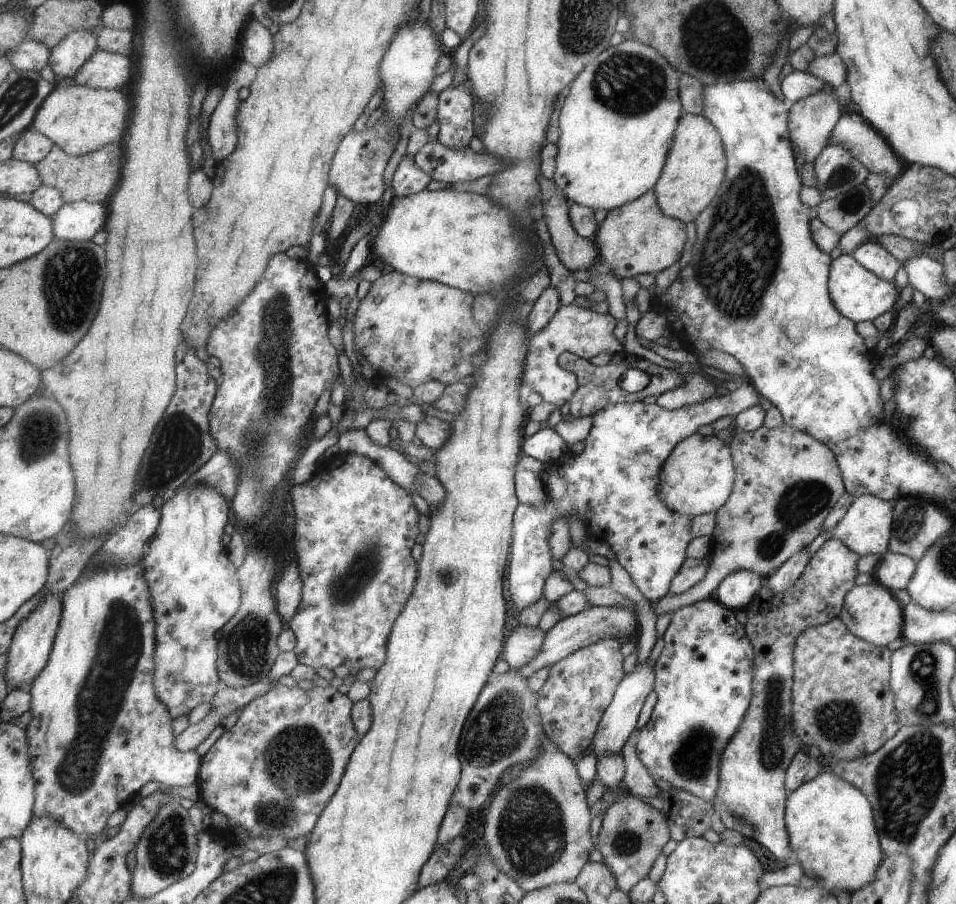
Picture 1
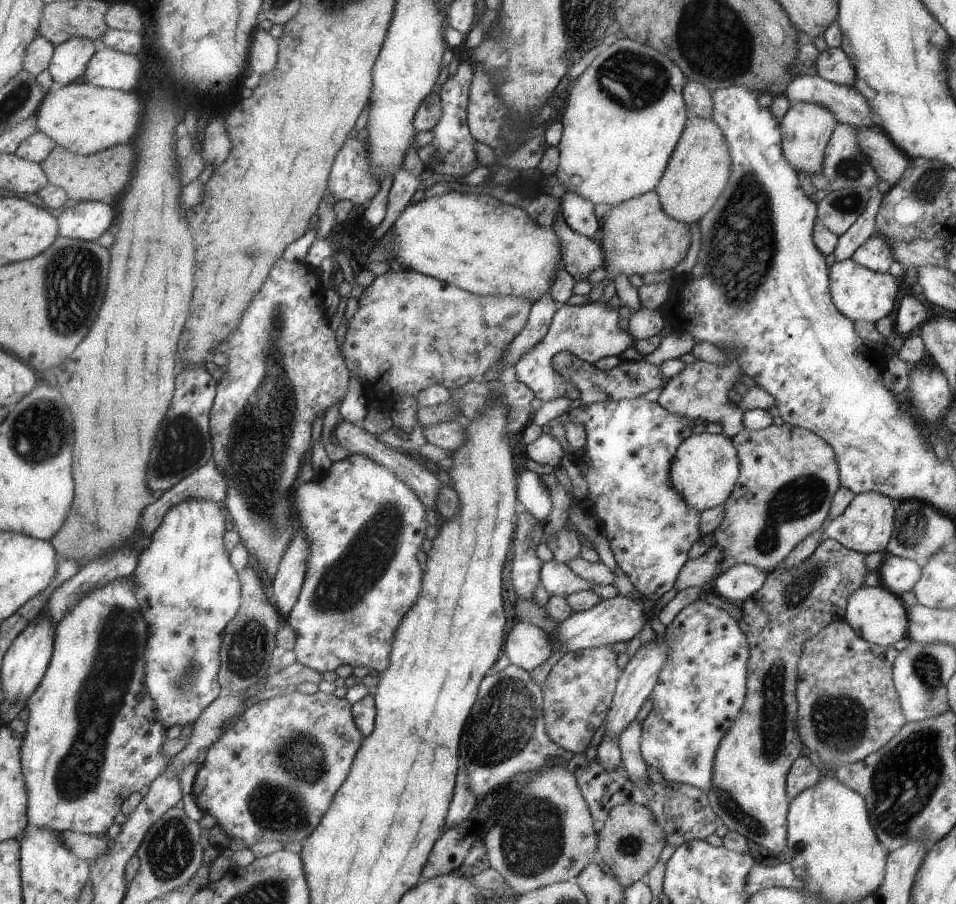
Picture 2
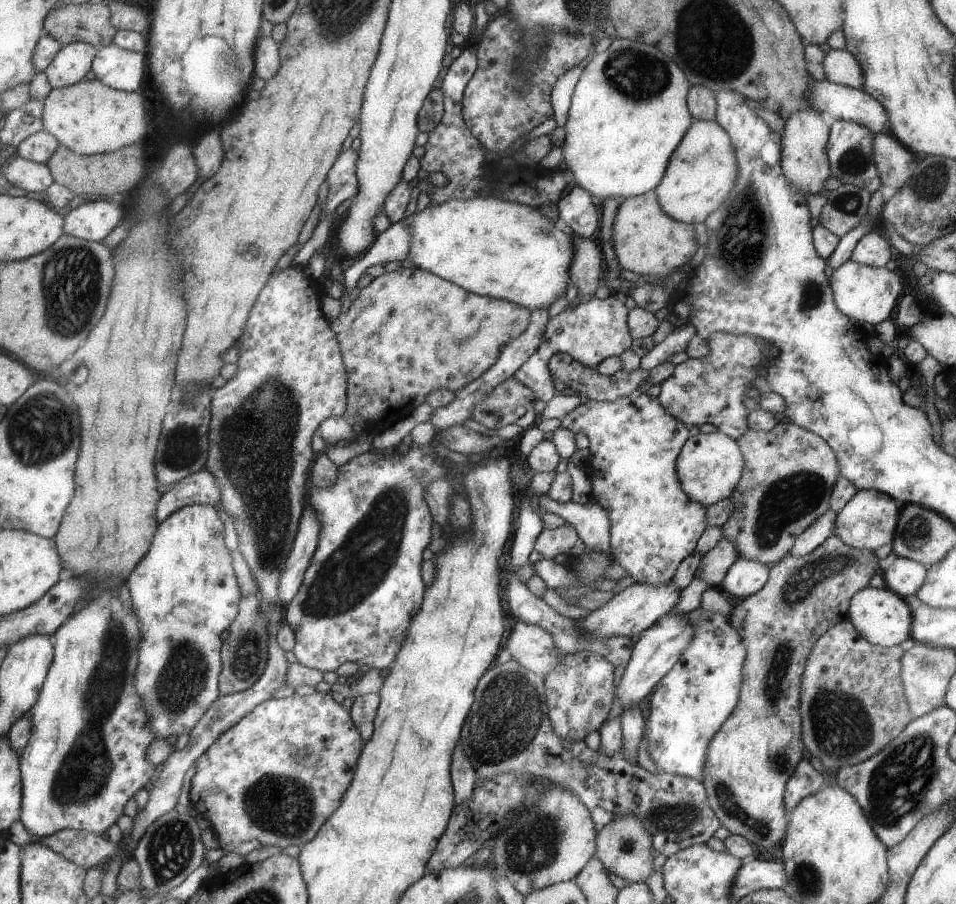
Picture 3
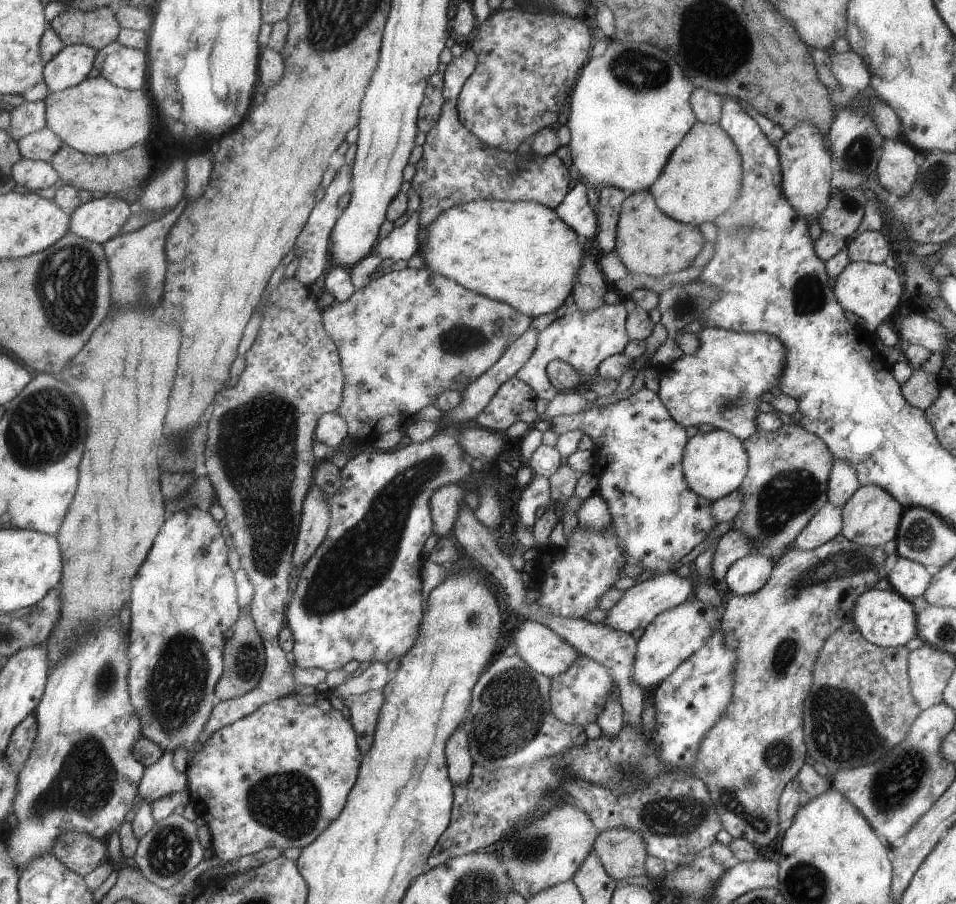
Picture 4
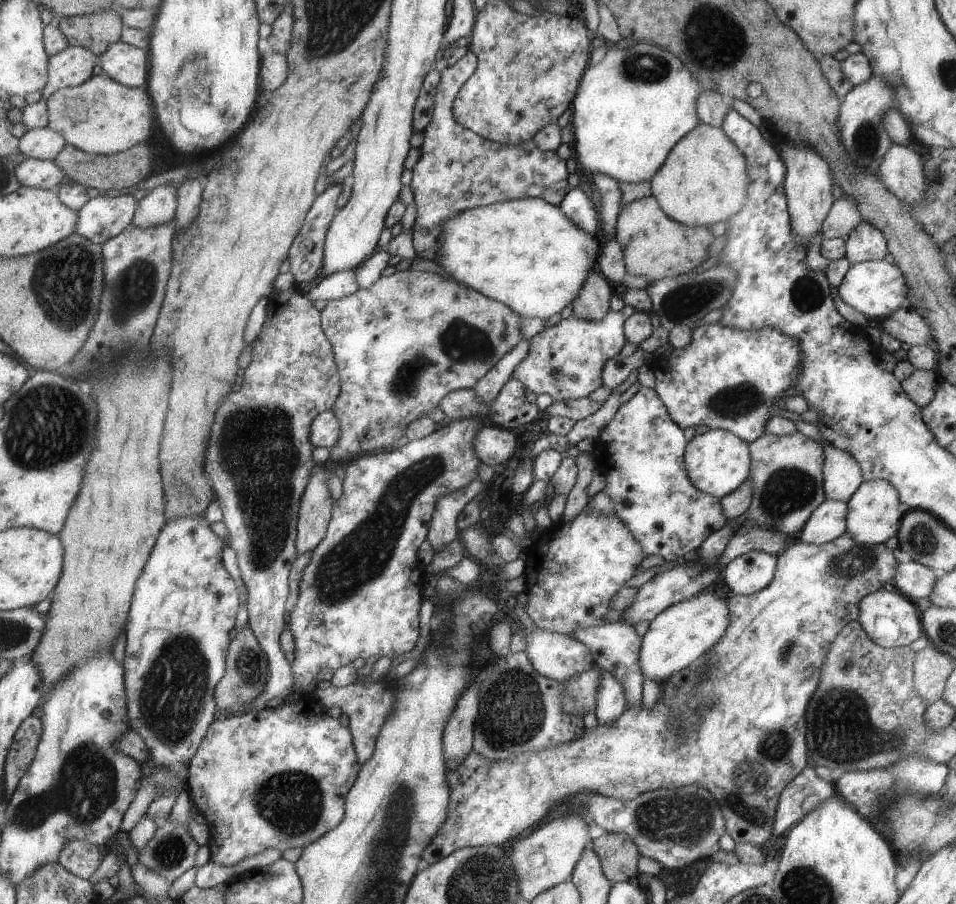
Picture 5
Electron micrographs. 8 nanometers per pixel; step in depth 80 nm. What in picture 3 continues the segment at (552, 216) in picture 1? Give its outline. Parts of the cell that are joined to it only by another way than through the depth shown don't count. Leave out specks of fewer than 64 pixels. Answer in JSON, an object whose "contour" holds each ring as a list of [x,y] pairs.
{"contour":[[[572,236],[572,262],[568,280],[577,289],[577,302],[587,302],[597,292],[597,281],[605,273],[602,252],[595,239]]]}

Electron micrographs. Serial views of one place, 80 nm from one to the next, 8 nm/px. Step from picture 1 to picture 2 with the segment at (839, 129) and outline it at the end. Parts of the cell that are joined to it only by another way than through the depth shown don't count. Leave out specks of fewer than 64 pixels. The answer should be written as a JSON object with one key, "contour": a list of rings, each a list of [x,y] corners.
{"contour":[[[856,128],[856,135],[861,152],[869,159],[879,180],[885,180],[891,187],[897,184],[909,169],[906,154],[879,128]]]}

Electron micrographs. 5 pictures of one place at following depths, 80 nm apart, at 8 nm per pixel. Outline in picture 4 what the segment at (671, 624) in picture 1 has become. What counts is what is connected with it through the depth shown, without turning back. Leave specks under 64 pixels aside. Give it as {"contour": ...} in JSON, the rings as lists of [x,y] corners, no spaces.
{"contour":[[[721,624],[687,661],[672,670],[653,689],[655,724],[651,741],[660,748],[660,757],[669,763],[669,770],[677,767],[688,769],[696,763],[696,754],[705,733],[720,720],[720,714],[732,700],[732,668],[736,665],[736,654],[734,648],[724,644]]]}

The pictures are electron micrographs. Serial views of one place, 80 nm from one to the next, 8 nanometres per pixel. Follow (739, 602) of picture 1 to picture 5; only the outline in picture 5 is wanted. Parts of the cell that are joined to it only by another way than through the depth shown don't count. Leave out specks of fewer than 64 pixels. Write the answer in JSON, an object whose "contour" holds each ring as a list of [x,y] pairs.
{"contour":[[[747,551],[725,565],[721,572],[723,582],[736,595],[752,595],[771,582],[777,555],[763,551]]]}

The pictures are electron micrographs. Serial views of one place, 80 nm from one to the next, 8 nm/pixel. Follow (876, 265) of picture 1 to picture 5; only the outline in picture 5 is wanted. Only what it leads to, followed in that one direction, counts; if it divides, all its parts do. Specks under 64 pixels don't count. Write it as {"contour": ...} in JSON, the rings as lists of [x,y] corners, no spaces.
{"contour":[[[861,220],[848,234],[845,257],[851,265],[883,259],[887,252],[887,239],[872,223]]]}

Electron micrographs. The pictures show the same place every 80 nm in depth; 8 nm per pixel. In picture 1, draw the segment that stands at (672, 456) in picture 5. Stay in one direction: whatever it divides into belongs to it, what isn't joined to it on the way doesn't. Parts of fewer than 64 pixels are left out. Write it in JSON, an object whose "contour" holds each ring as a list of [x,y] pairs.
{"contour":[[[743,382],[738,387],[731,387],[730,394],[720,397],[709,397],[707,400],[701,401],[700,403],[693,403],[692,405],[682,406],[680,409],[664,409],[660,406],[657,406],[657,403],[653,404],[644,404],[642,401],[633,401],[633,402],[622,402],[615,404],[607,404],[604,408],[597,410],[595,413],[591,413],[590,423],[587,436],[584,438],[584,447],[581,450],[580,454],[574,454],[574,456],[569,456],[569,458],[561,458],[558,461],[554,461],[553,464],[546,466],[539,476],[541,476],[544,484],[544,501],[541,507],[532,507],[529,505],[521,504],[517,506],[516,514],[513,517],[513,532],[512,532],[512,546],[511,546],[511,556],[509,557],[508,564],[508,589],[509,589],[509,598],[511,602],[516,606],[517,610],[521,611],[523,608],[530,606],[534,602],[537,602],[537,599],[542,596],[544,582],[551,576],[553,569],[551,567],[551,555],[549,553],[549,548],[547,547],[547,537],[551,533],[551,522],[557,518],[557,516],[563,516],[569,522],[571,515],[575,514],[579,520],[583,523],[586,528],[586,534],[589,537],[594,537],[599,540],[604,540],[609,549],[613,551],[615,555],[615,560],[625,569],[625,572],[629,574],[633,584],[637,587],[637,590],[650,602],[654,603],[659,601],[660,598],[663,598],[668,594],[669,582],[672,582],[672,578],[676,576],[679,572],[680,566],[685,562],[685,546],[689,544],[689,515],[681,514],[680,512],[671,510],[665,503],[664,499],[660,497],[660,488],[659,488],[659,474],[661,468],[667,460],[669,453],[684,440],[685,437],[688,437],[690,434],[696,432],[697,428],[703,424],[711,424],[717,418],[721,416],[731,416],[734,417],[736,414],[739,414],[742,410],[745,410],[747,407],[752,407],[753,405],[759,405],[759,402],[763,400],[763,397],[757,392],[757,389],[750,382]]]}

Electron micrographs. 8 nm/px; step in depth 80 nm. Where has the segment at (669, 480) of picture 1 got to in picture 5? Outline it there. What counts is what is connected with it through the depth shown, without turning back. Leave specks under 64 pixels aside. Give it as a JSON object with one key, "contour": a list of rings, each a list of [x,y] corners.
{"contour":[[[709,429],[701,435],[695,435],[687,442],[684,450],[684,467],[693,486],[701,492],[723,498],[739,488],[751,472],[751,451],[744,439],[721,429]]]}

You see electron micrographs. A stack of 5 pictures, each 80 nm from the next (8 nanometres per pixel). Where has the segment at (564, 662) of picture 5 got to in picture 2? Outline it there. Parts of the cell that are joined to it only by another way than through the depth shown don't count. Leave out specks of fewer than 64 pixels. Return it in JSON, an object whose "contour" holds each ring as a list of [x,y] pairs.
{"contour":[[[518,621],[504,644],[505,656],[512,665],[529,671],[552,656],[550,636],[538,626]]]}

